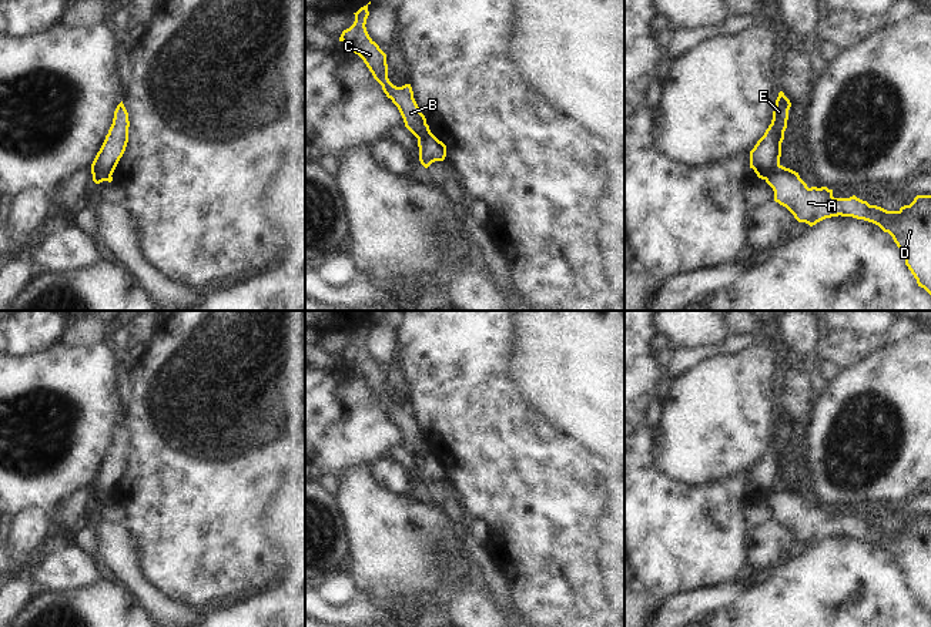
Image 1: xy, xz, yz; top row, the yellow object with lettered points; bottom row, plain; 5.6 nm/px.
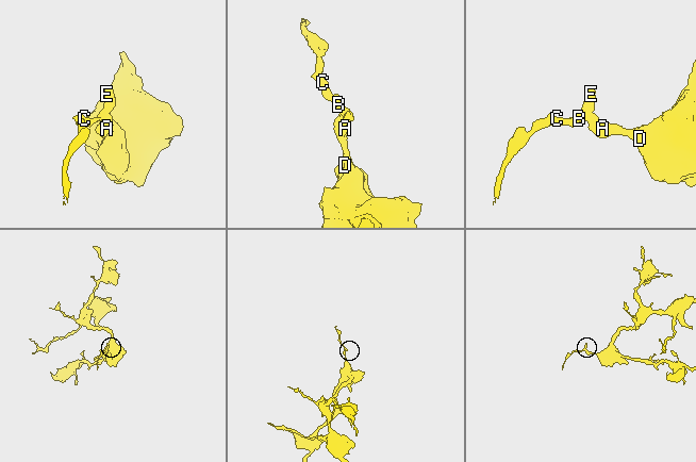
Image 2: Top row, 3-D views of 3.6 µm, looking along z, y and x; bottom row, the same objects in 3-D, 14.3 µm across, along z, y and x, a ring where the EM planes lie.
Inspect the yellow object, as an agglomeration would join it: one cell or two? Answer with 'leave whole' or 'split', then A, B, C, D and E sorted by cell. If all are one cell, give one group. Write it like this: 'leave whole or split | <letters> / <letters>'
split | A D / B C E

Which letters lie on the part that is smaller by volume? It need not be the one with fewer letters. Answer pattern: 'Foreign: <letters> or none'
Foreign: B, C, E

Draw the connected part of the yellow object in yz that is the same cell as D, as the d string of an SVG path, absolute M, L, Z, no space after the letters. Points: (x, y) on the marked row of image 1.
M777 165L766 182L774 191L774 201L786 207L798 222L810 227L831 217L853 217L878 225L888 232L918 286L931 295L931 195L917 195L910 205L887 211L857 198L834 198L827 187L811 187L798 172Z

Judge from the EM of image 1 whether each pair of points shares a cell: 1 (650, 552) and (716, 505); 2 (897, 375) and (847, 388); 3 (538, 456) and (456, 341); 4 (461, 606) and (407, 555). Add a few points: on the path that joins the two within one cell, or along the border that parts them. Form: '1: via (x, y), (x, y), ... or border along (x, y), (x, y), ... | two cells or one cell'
1: via (666, 550), (700, 520) | one cell
2: via (884, 385), (860, 388) | one cell
3: via (509, 428), (465, 384), (464, 369) | one cell
4: border along (479, 577), (469, 583), (455, 583), (451, 587) | two cells

